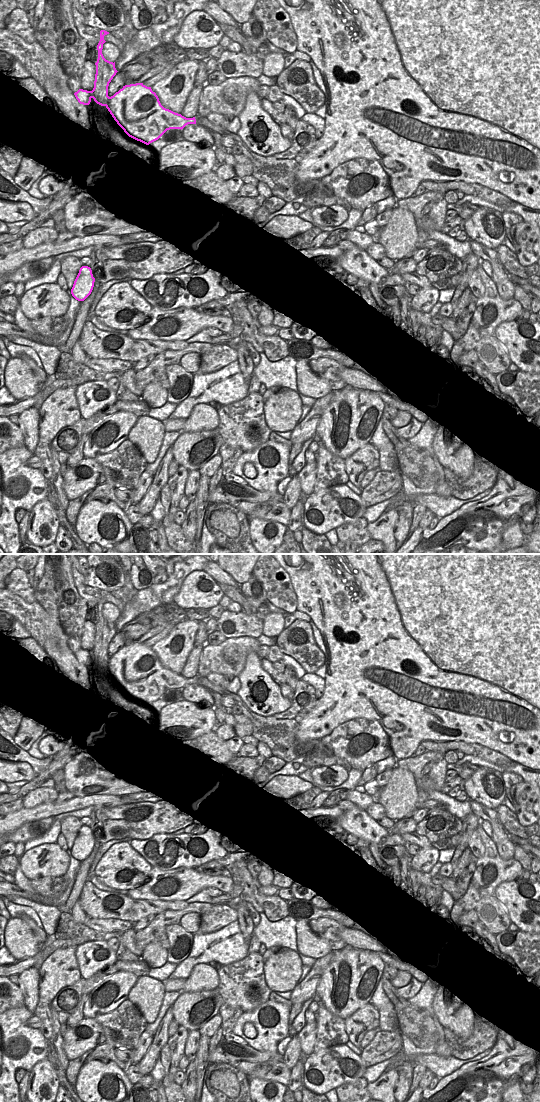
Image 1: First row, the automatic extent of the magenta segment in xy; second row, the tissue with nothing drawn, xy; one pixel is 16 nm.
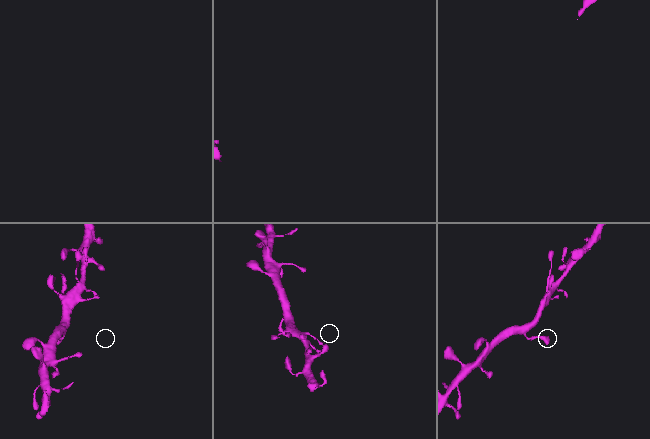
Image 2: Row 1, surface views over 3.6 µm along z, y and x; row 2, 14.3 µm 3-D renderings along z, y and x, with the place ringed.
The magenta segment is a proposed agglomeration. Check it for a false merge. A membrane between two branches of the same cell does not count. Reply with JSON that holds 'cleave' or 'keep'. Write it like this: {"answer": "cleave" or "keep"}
{"answer": "keep"}

